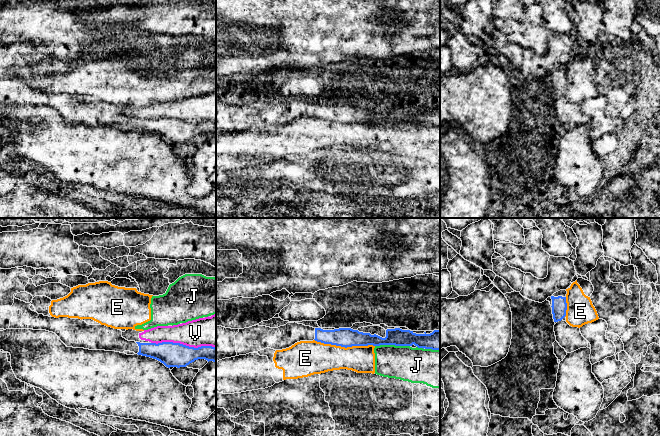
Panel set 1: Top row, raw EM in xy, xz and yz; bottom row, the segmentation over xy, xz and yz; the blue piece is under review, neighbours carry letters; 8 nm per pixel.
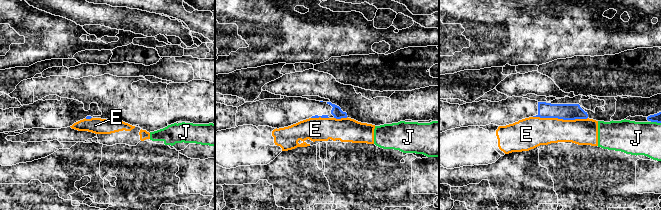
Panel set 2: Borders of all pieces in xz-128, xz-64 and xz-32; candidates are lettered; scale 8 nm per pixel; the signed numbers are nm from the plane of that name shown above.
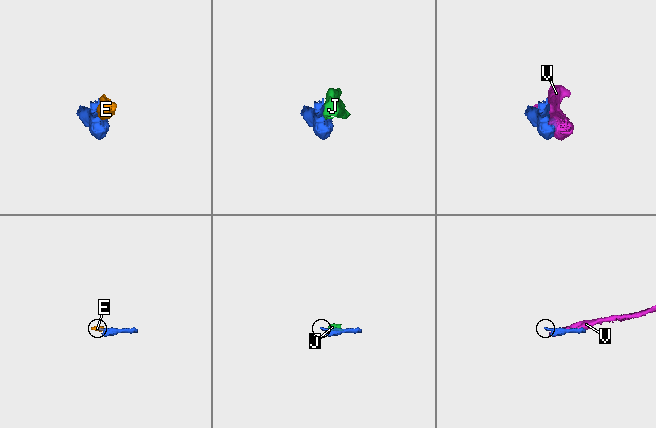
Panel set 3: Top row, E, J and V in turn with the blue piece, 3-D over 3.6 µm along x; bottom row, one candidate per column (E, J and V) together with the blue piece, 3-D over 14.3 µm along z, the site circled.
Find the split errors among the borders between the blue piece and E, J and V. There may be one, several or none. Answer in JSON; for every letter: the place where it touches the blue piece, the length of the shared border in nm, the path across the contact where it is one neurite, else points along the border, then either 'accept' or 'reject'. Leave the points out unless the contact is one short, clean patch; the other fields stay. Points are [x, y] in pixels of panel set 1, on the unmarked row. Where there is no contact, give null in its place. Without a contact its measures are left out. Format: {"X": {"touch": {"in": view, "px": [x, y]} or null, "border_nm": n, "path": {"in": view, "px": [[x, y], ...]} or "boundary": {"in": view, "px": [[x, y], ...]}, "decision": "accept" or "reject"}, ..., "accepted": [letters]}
{"E": {"touch": {"in": "xz", "px": [344, 122]}, "border_nm": 500, "decision": "reject"}, "J": {"touch": {"in": "xz", "px": [392, 120]}, "border_nm": 280, "decision": "reject"}, "V": {"touch": {"in": "xy", "px": [182, 120]}, "border_nm": 500, "decision": "reject"}, "accepted": []}

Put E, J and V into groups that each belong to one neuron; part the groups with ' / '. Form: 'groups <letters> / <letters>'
groups E J / V

